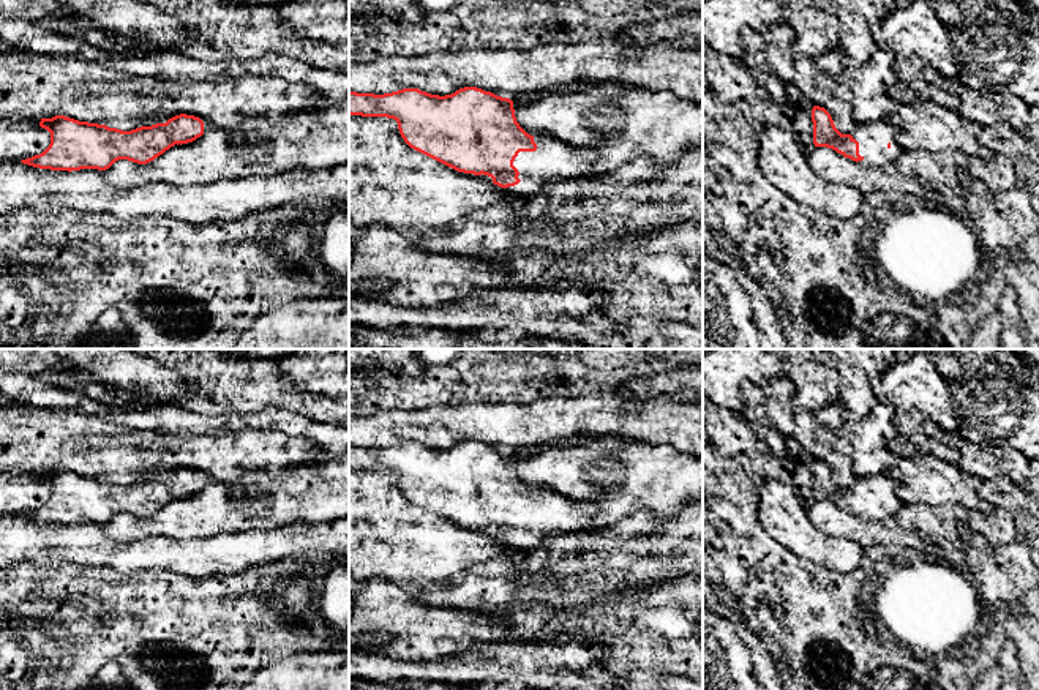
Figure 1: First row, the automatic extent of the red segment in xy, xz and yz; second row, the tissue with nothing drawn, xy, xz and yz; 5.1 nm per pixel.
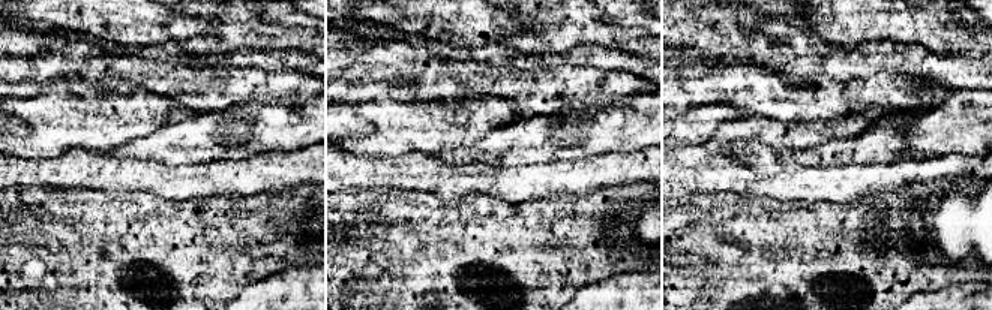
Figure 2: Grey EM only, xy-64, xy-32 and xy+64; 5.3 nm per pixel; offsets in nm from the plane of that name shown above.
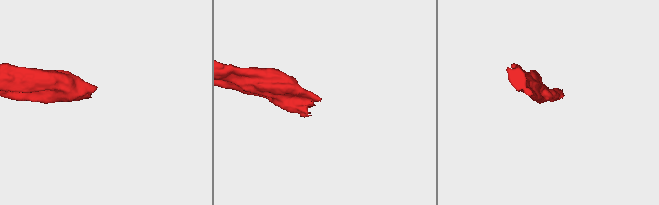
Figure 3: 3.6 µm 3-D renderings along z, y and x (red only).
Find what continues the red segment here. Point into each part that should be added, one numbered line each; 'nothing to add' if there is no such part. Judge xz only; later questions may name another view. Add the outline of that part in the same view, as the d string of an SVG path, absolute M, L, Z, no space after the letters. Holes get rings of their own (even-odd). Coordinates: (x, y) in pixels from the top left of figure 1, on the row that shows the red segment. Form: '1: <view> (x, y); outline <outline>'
1: xz (553, 161); outline M534 136L535 152L520 152L513 161L521 180L504 188L516 196L531 196L546 186L587 177L597 163L598 152L567 145L551 136Z

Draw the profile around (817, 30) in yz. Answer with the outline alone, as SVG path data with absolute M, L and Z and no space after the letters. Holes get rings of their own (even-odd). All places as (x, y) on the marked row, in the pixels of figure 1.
M775 0L783 21L794 30L794 49L818 58L840 43L840 19L827 9L818 8L812 0Z

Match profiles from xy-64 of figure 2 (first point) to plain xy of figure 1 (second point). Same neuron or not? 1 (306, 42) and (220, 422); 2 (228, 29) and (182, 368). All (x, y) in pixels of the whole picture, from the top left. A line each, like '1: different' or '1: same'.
1: different
2: same

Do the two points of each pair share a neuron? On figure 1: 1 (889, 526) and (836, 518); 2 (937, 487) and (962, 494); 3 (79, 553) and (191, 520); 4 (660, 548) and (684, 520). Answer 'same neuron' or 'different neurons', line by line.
1: same neuron
2: same neuron
3: different neurons
4: same neuron

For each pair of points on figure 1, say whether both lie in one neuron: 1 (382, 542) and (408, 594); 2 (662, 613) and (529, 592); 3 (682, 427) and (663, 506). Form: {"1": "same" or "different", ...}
{"1": "different", "2": "different", "3": "different"}

